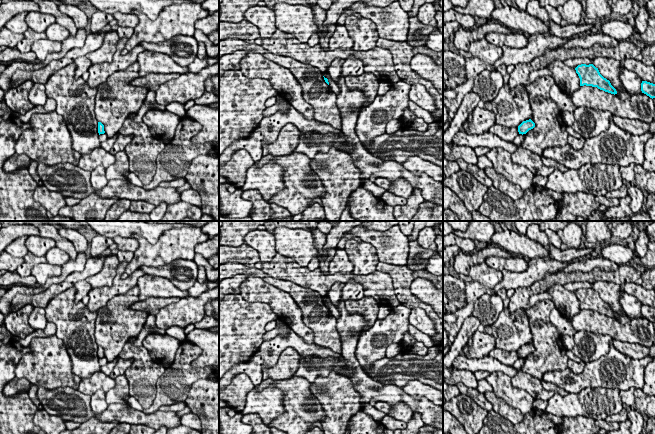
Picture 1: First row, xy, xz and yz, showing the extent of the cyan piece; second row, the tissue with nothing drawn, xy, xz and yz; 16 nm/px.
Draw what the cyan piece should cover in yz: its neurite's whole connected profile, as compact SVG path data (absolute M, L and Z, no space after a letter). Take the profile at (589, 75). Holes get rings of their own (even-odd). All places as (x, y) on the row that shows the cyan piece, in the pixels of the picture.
M581 64L576 68L576 73L580 78L580 86L592 86L597 87L600 90L611 94L617 94L616 89L611 85L610 81L604 78L598 68L596 68L593 64Z

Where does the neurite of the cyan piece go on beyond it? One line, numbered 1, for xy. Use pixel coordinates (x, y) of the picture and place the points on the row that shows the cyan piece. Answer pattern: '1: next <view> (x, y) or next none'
1: next none

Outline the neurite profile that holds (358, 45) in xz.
M349 15L346 17L345 27L354 41L353 50L367 51L376 47L379 36L376 24L370 19Z

